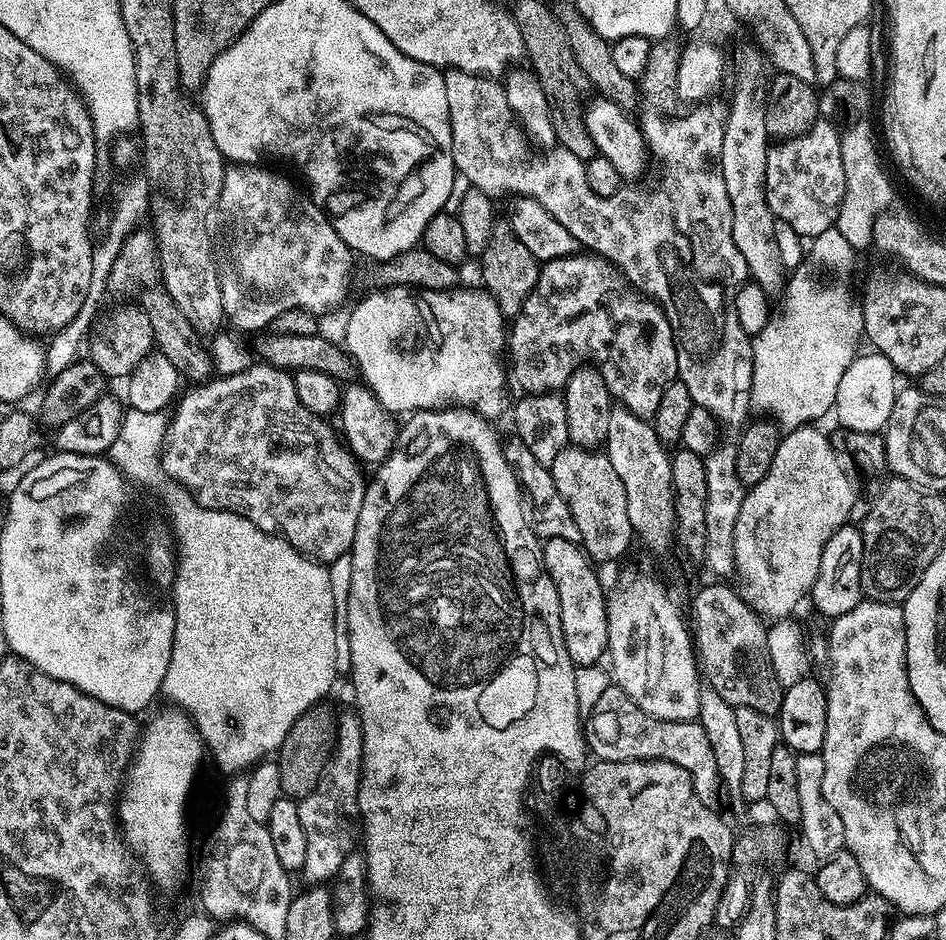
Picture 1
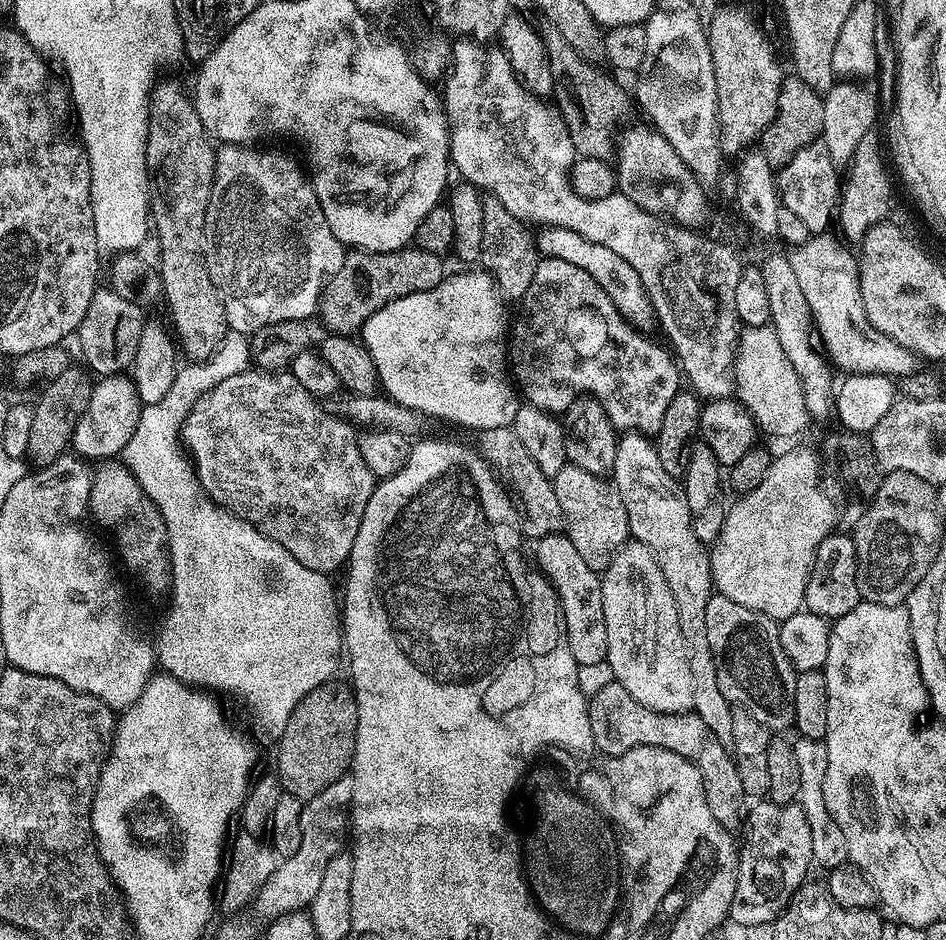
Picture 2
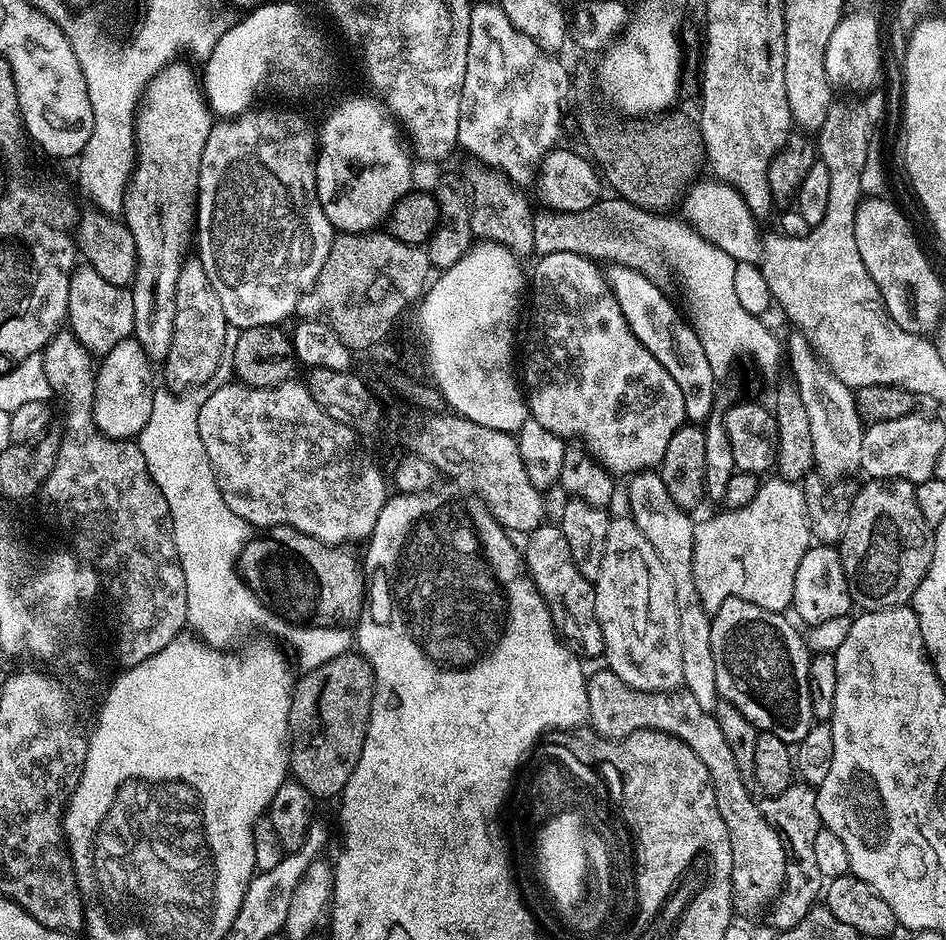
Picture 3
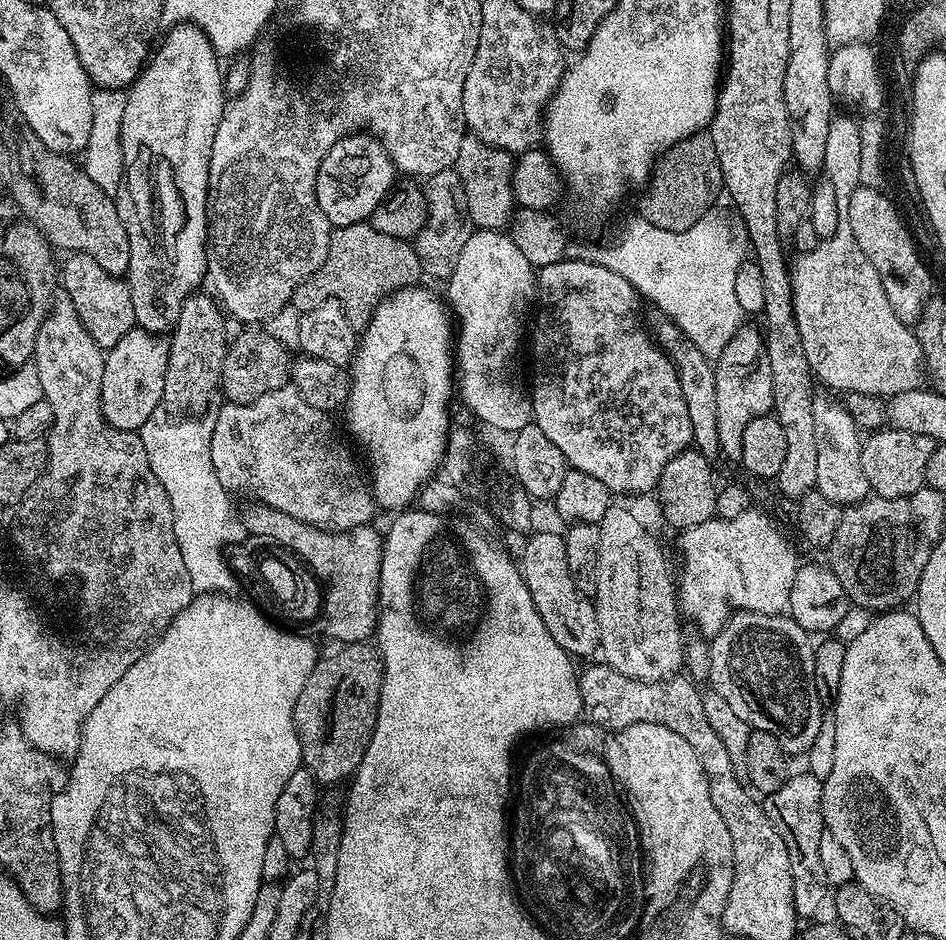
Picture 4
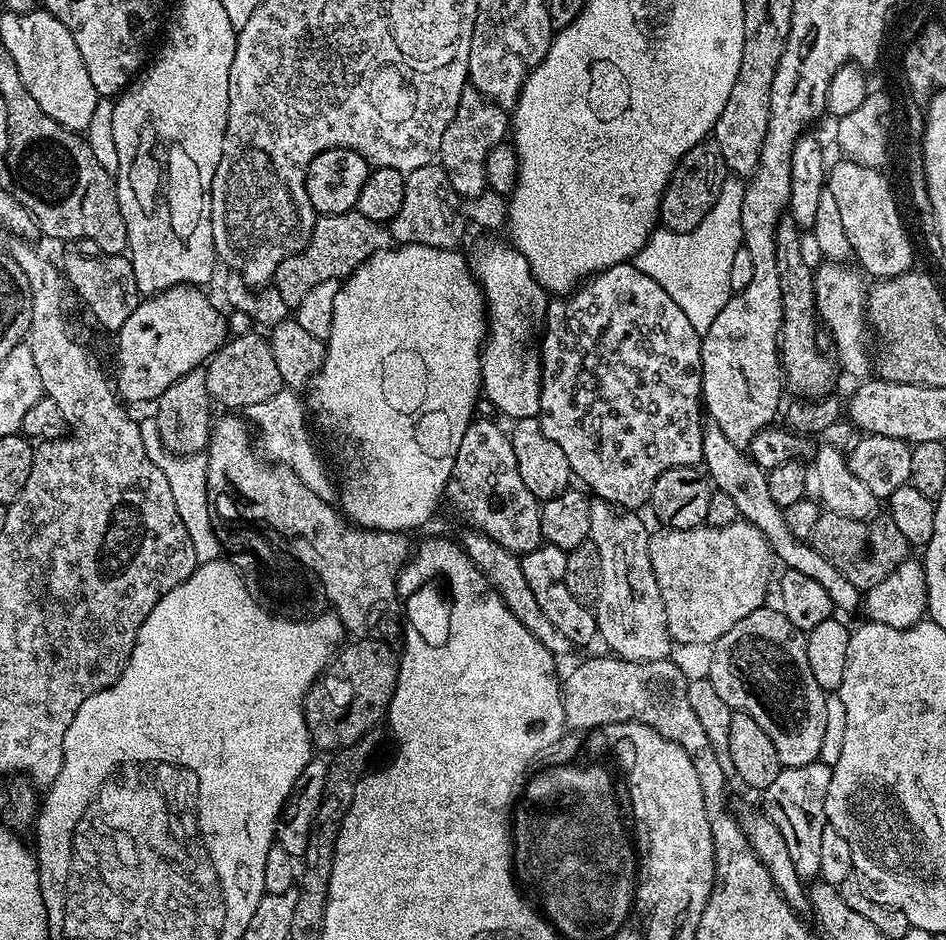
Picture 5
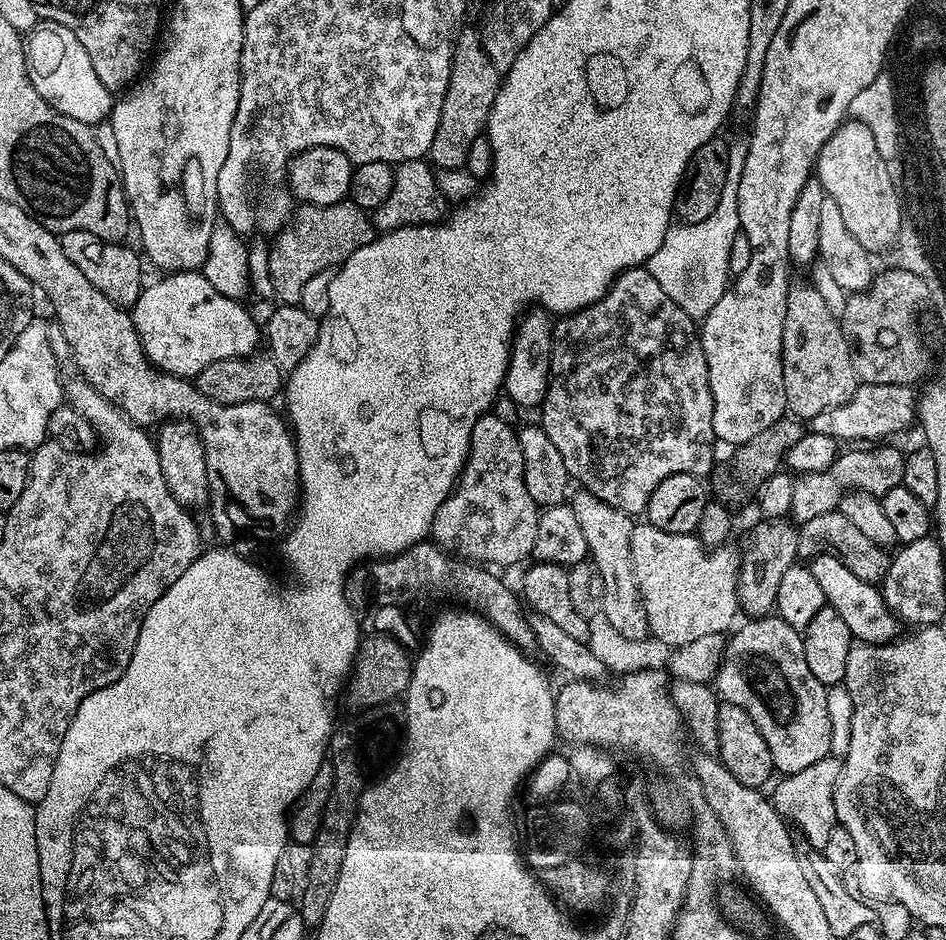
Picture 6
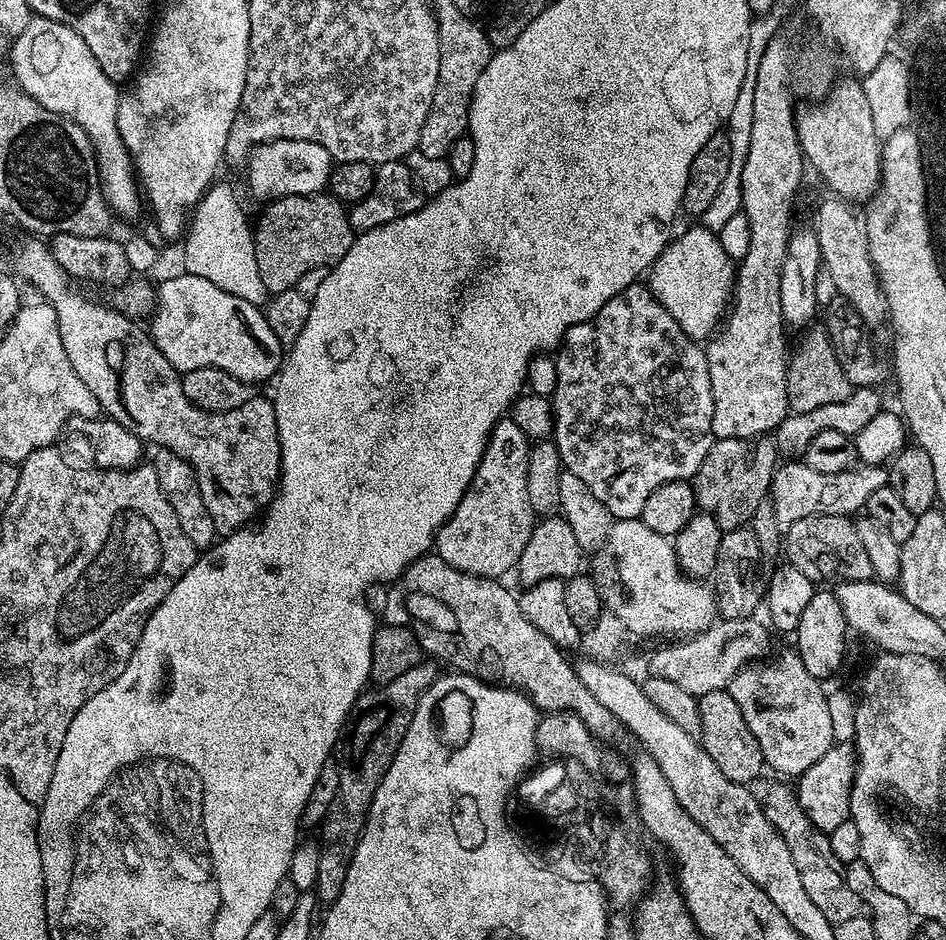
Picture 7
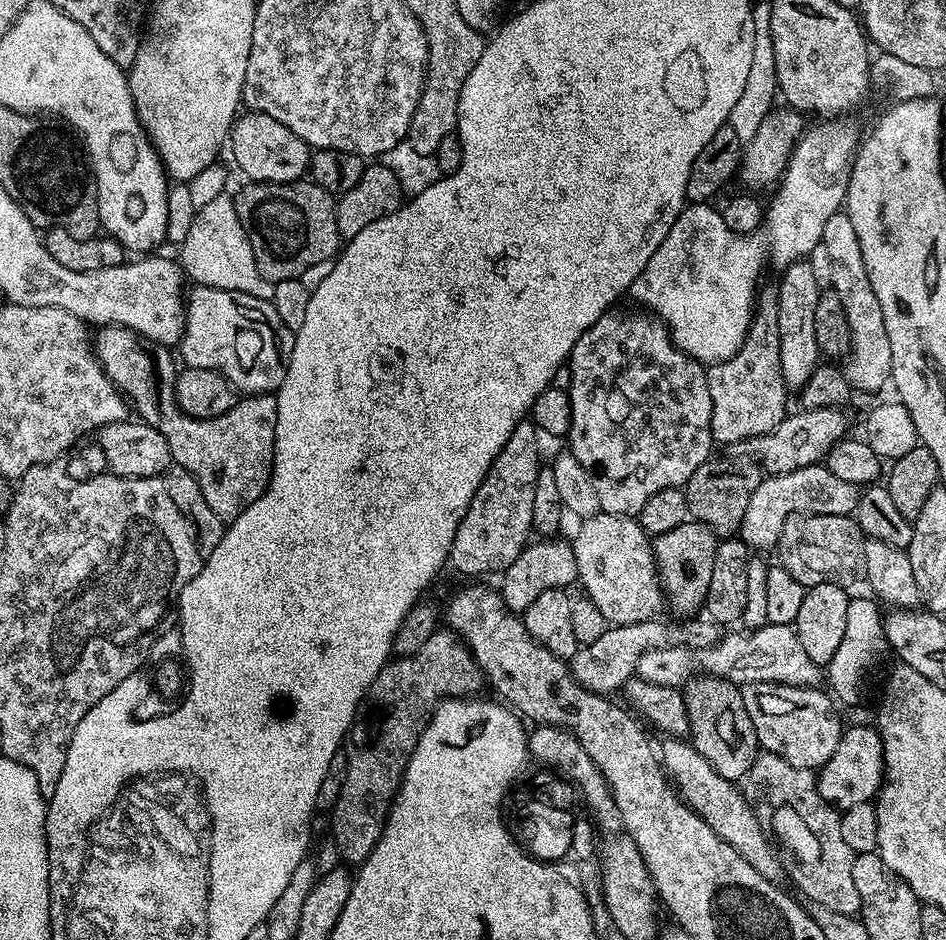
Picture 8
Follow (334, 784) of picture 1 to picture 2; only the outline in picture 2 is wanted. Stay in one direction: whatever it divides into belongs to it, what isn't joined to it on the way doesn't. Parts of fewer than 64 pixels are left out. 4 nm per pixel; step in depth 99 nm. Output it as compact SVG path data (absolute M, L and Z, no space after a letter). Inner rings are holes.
M346 774L338 782L326 786L322 794L303 801L302 842L294 854L283 857L273 867L270 878L254 897L256 912L271 922L287 912L298 912L311 905L314 894L322 882L328 860L345 851L350 836L350 813L352 811L352 777Z

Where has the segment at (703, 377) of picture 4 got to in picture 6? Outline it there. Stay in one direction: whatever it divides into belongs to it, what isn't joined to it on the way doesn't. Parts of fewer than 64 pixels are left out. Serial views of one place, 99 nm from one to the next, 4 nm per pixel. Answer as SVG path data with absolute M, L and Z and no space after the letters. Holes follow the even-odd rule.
M813 556L807 567L810 574L814 574L814 579L822 590L825 605L838 610L842 622L850 626L853 637L857 641L874 645L890 644L901 635L901 621L896 613L888 609L883 591L877 585L867 584L865 580L858 578L854 570L849 570L837 556Z

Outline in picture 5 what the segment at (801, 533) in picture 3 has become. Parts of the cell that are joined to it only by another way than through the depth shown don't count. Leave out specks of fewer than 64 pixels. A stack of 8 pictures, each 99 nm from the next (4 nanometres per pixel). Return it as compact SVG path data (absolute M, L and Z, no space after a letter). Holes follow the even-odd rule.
M737 522L725 528L701 526L690 530L656 530L649 535L650 566L658 584L666 626L673 641L680 644L711 646L746 614L765 607L764 595L768 592L768 579L772 576L774 555L768 542L753 524Z

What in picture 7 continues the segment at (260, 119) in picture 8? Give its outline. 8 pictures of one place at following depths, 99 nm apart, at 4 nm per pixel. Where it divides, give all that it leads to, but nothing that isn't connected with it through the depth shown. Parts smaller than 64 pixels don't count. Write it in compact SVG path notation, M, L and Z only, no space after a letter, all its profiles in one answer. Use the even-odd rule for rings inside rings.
M266 140L252 149L246 161L248 184L256 196L311 196L329 187L334 158L318 142L309 140Z

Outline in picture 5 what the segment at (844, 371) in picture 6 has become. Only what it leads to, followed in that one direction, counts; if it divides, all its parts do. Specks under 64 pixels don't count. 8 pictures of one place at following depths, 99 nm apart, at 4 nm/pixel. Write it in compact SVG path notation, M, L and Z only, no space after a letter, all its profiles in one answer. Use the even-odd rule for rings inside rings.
M790 218L781 219L776 228L776 253L780 263L780 285L782 286L782 302L784 303L784 327L782 329L782 367L784 379L789 393L797 392L797 397L805 401L819 400L833 391L836 384L837 365L831 355L823 356L816 345L816 328L818 329L818 313L816 310L816 278L814 270L802 262L800 238L802 229Z

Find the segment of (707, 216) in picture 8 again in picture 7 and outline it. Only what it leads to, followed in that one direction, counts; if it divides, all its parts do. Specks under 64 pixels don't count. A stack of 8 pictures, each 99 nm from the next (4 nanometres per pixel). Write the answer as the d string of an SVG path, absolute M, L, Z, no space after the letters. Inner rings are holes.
M707 226L688 228L680 237L673 239L664 252L654 261L650 269L650 287L654 295L670 310L674 322L682 326L684 333L691 340L704 342L721 327L726 316L726 309L730 304L730 297L734 292L734 281L738 272L728 251L720 244L720 237Z

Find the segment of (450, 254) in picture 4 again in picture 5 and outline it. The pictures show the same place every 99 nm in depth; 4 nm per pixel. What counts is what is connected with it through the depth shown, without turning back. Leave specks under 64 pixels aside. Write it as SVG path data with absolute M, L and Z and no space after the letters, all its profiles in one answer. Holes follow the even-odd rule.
M433 162L404 177L406 195L402 198L402 210L390 221L390 231L396 244L425 244L435 248L455 249L464 232L465 217L462 215L461 193L453 184L448 171Z

